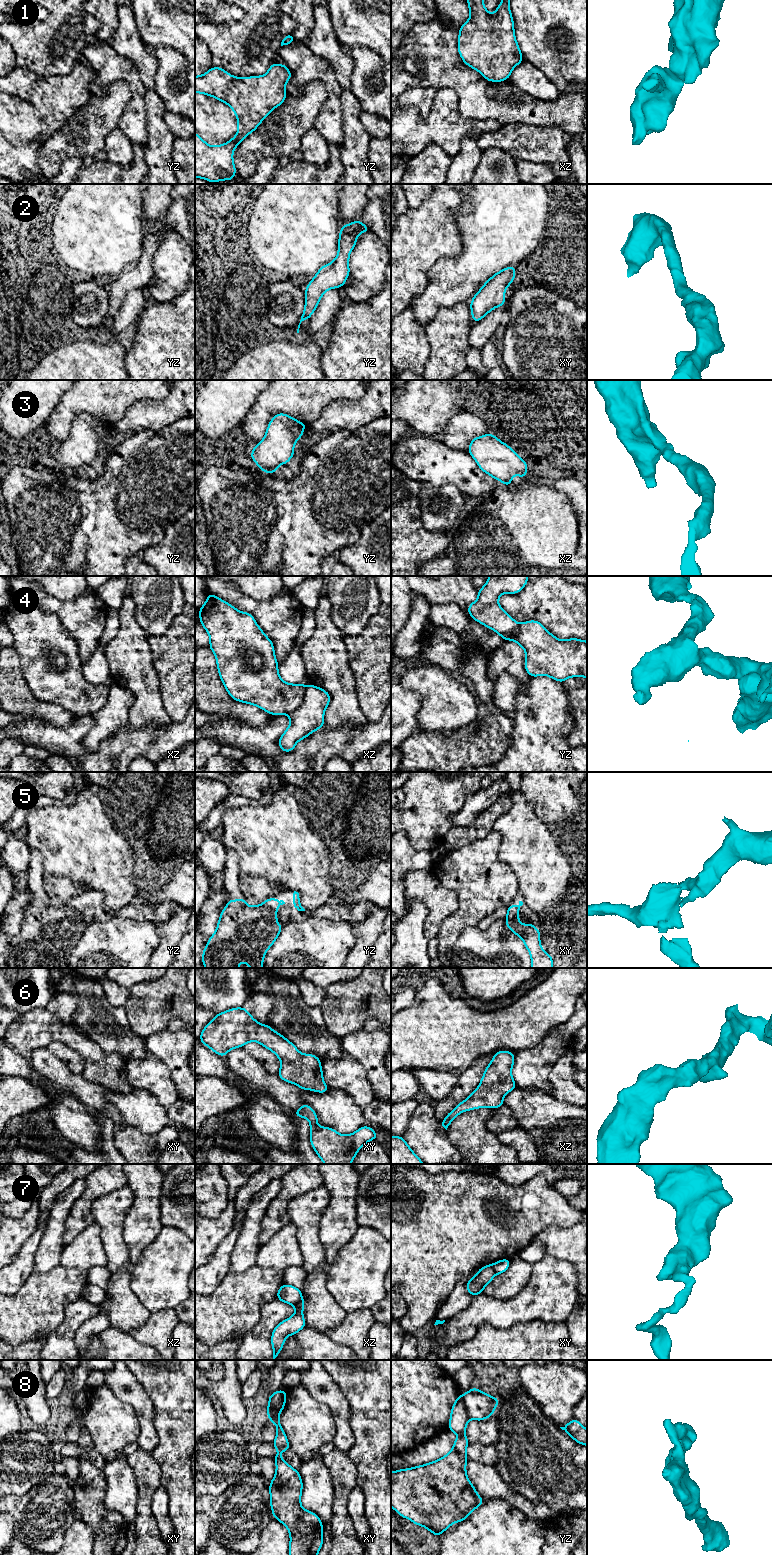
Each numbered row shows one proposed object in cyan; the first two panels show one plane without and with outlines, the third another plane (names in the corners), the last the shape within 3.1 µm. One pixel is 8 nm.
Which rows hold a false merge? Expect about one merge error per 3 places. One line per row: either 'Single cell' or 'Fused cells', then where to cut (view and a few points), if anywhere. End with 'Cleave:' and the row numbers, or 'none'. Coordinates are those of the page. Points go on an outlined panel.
1: Single cell. No split
2: Single cell. No split
3: Single cell. No split
4: Fused cells. Split along xz (306, 686), (303, 692), (303, 701), (288, 714)
5: Single cell. No split
6: Single cell. No split
7: Fused cells. Split along xz (301, 1298), (294, 1306)
8: Fused cells. Split along yz (462, 1396), (465, 1411), (469, 1418)
Cleave: 4, 7, 8

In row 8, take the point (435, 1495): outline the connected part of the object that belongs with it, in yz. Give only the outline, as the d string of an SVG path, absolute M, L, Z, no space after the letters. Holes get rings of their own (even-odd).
M459 1394L452 1405L448 1425L449 1430L458 1435L451 1451L434 1462L391 1472L391 1507L401 1517L425 1527L437 1538L454 1522L461 1523L465 1520L472 1511L485 1501L476 1492L466 1473L468 1460L466 1448L469 1442L465 1430L468 1420L463 1396Z

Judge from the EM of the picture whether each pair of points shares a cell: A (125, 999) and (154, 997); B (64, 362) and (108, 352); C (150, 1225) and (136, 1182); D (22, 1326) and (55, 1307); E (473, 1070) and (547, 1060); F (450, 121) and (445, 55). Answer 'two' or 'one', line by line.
A: two
B: one
C: one
D: one
E: two
F: two

